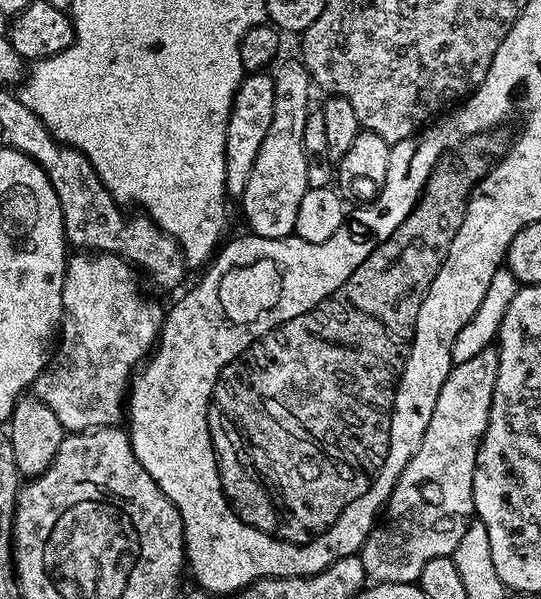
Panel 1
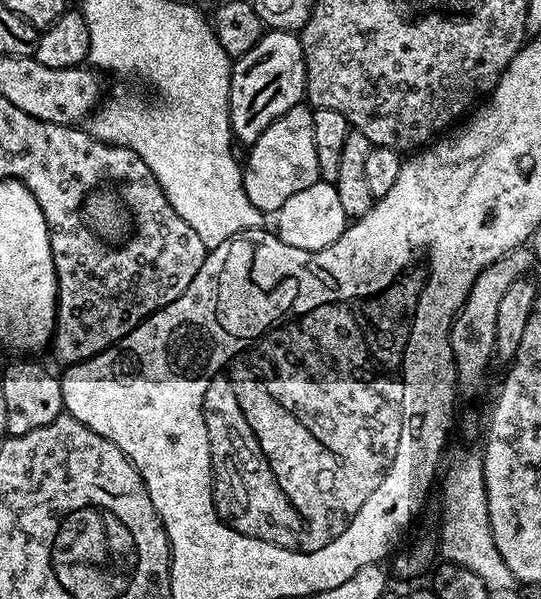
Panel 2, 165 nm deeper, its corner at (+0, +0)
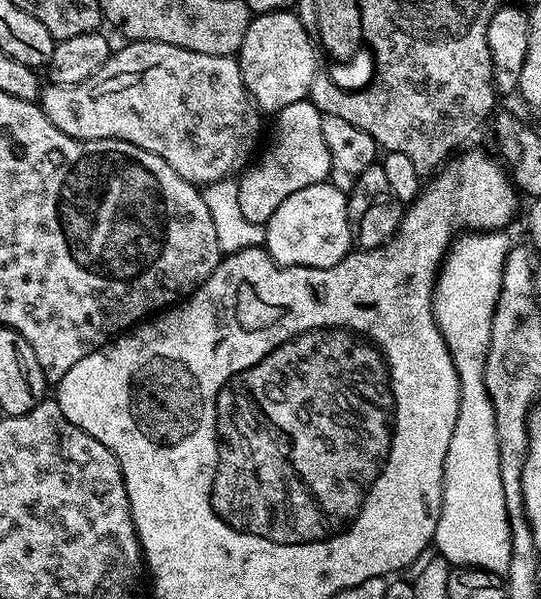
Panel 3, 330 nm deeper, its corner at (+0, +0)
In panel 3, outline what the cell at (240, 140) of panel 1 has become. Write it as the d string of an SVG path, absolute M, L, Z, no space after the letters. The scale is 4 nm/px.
M295 11L253 15L246 38L242 38L238 59L246 90L261 113L275 114L290 106L290 102L309 99L318 71L318 49Z

